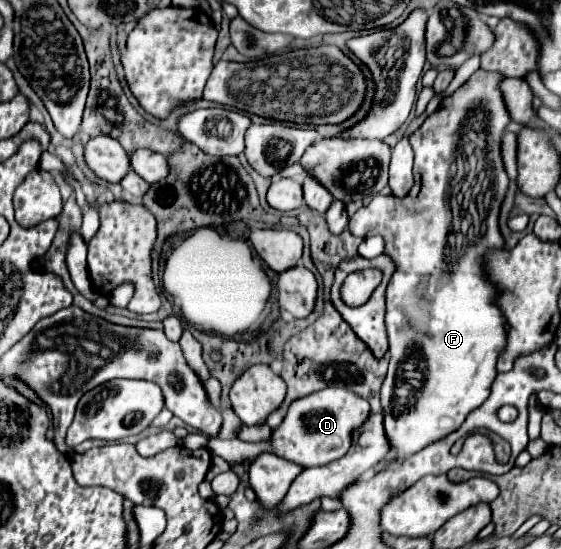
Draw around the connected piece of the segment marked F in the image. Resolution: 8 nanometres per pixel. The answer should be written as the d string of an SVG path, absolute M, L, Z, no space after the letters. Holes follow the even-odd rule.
M477 70L455 94L445 98L439 110L411 134L411 146L415 152L415 184L411 192L403 198L393 194L375 194L369 204L361 206L349 218L349 232L353 236L383 236L387 242L385 254L399 264L399 270L393 274L387 286L385 322L389 332L391 360L387 378L381 386L383 426L391 446L391 460L403 460L431 442L455 432L467 414L487 400L491 384L497 376L495 362L499 350L503 350L503 342L507 340L507 322L503 322L503 316L495 306L495 288L483 274L481 258L487 248L503 248L497 216L509 186L509 178L499 158L499 138L511 118L497 88L501 80L501 74ZM463 196L473 202L481 200L475 202L479 204L479 210L471 212L471 208L461 208L461 202L465 200ZM451 234L457 236L455 246L449 242ZM411 356L415 356L419 366L403 368L403 364L411 362Z

